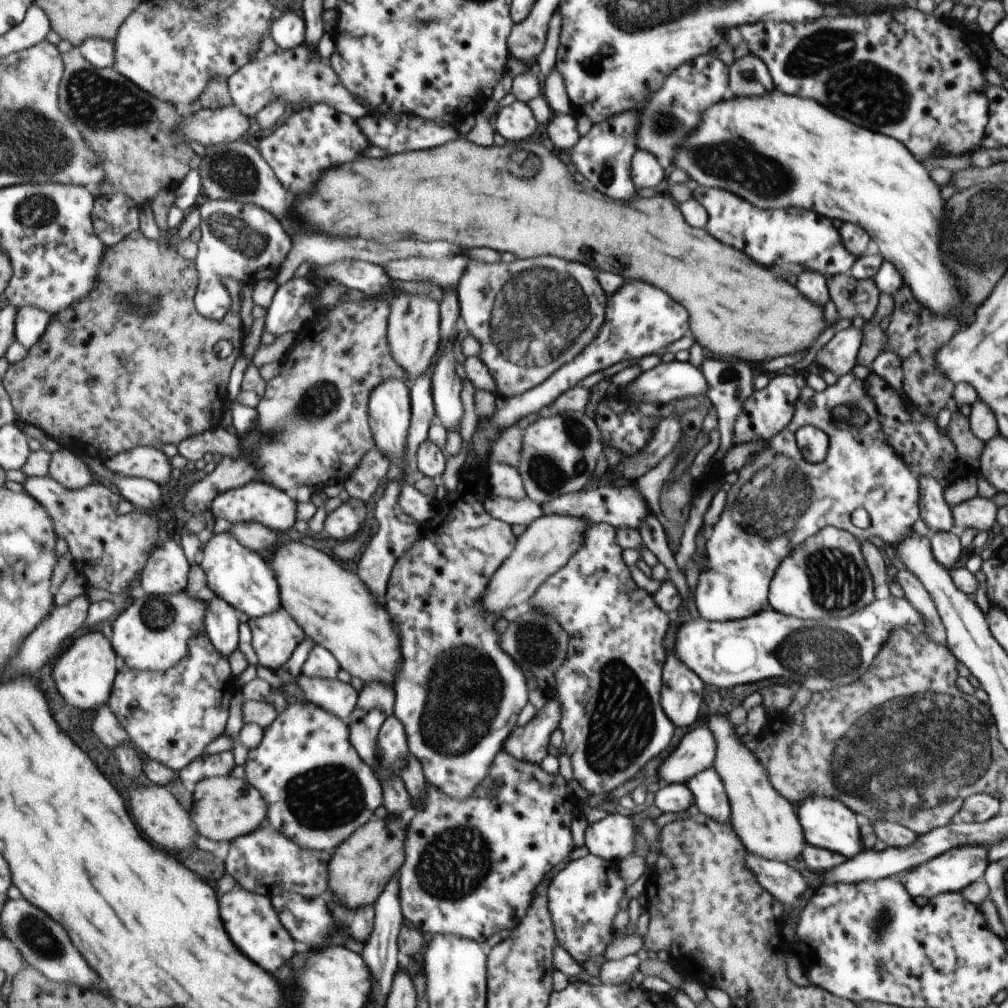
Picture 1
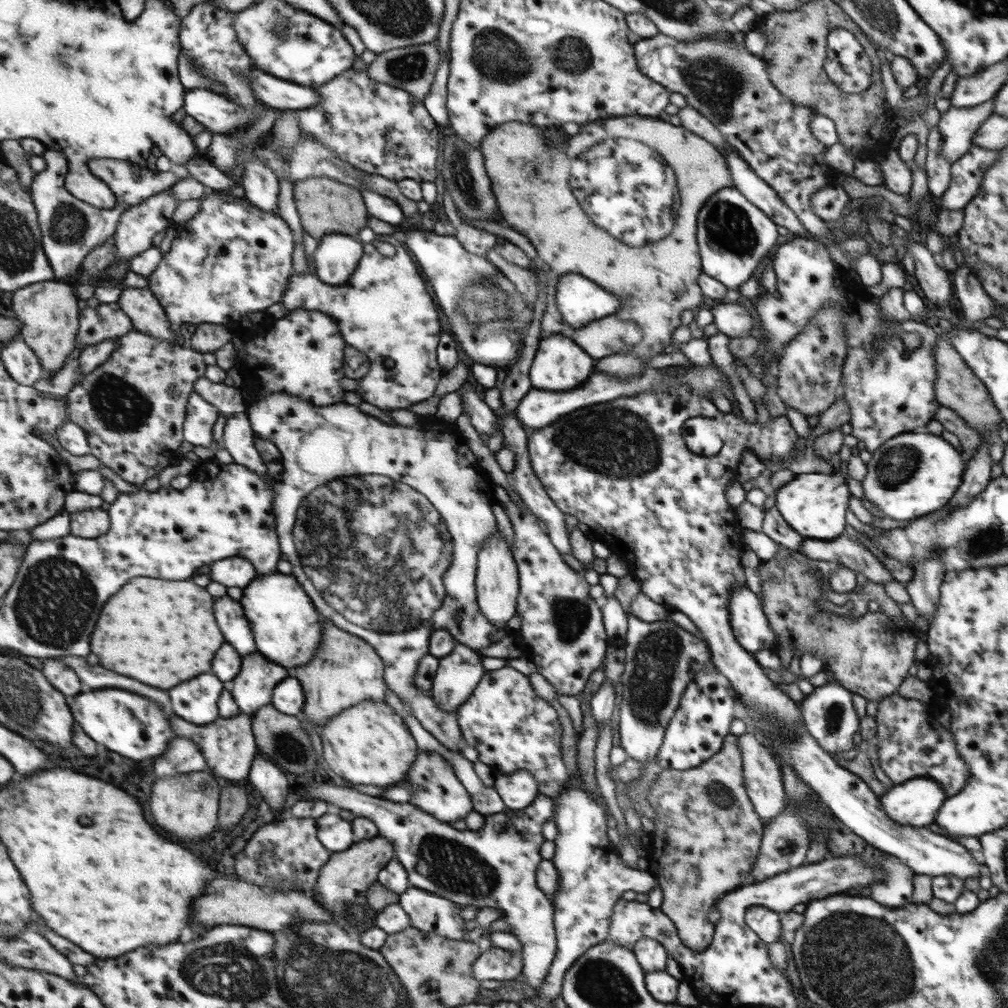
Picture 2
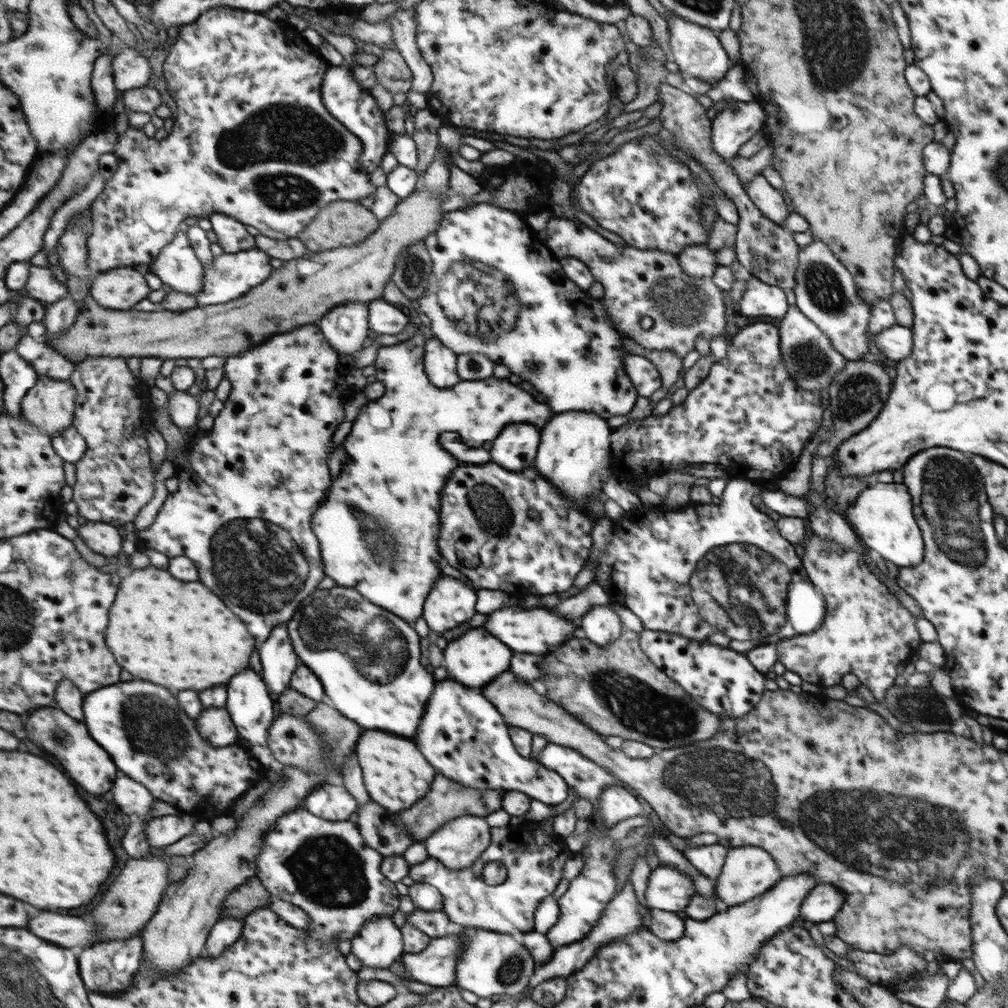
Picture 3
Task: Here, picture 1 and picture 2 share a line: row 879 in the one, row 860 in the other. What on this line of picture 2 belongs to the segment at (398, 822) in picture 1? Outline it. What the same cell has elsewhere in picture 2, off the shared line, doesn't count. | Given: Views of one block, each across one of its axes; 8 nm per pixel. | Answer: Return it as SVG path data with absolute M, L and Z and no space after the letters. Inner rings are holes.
M377 834L369 840L359 840L352 848L331 856L321 869L312 895L333 913L337 925L345 930L355 928L357 934L361 934L375 926L375 916L377 916L377 911L369 908L364 893L375 881L379 871L393 859L396 859L394 846L384 836Z

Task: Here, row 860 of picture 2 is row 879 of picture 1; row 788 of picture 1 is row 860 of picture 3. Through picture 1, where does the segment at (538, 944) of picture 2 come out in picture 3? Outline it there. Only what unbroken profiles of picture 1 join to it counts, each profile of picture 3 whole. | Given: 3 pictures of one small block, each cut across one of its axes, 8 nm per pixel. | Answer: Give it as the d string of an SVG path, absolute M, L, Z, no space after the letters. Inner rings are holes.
M553 818L542 820L541 826L525 832L513 832L513 826L491 829L491 843L480 858L468 867L453 870L441 864L441 861L427 858L414 864L408 871L414 883L433 886L443 899L442 911L452 926L470 926L499 933L508 933L516 938L522 933L534 930L534 912L537 904L555 890L561 880L561 870L571 852L553 832ZM487 862L501 862L506 868L507 878L497 886L487 886L481 876L481 868Z

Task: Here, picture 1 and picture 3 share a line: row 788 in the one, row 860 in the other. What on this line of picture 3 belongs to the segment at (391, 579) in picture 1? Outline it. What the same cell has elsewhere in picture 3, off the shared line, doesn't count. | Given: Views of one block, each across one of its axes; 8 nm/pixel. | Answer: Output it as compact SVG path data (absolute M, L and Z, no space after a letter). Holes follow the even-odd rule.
M463 816L445 824L445 828L437 828L437 836L423 840L427 856L433 860L441 861L449 869L465 868L480 858L491 843L491 828L479 816Z

